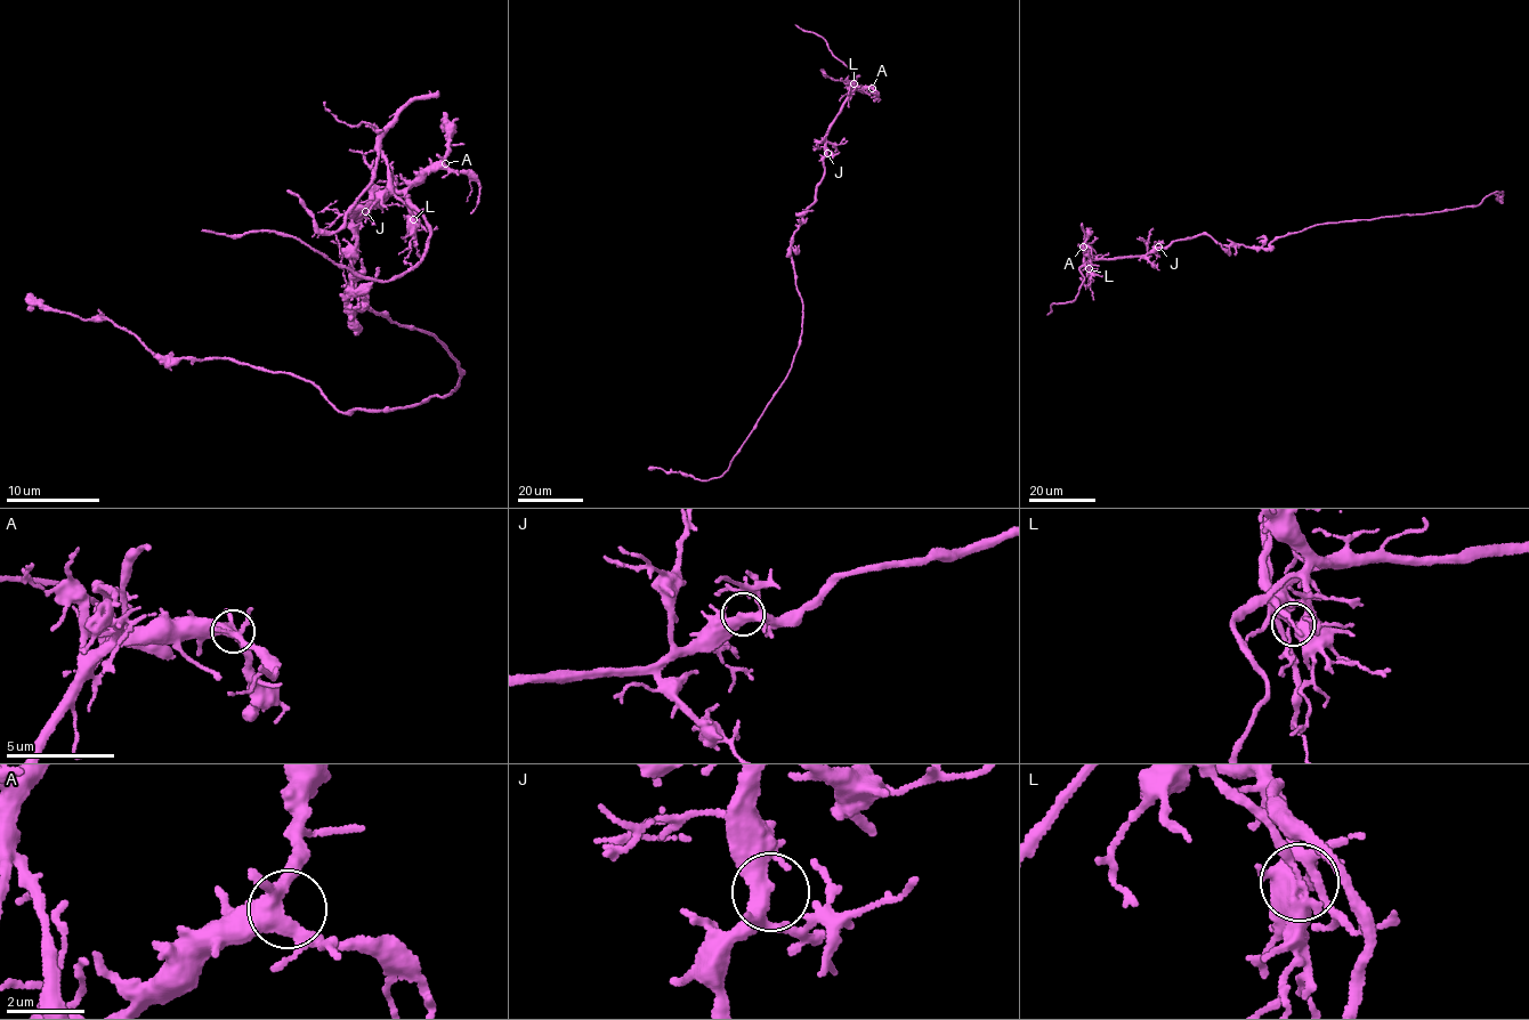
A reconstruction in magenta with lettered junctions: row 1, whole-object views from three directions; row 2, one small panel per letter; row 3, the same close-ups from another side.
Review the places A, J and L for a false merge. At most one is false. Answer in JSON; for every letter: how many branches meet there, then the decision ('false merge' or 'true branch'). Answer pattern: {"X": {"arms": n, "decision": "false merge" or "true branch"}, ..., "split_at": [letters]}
{"A": {"arms": 4, "decision": "true branch"}, "J": {"arms": 4, "decision": "true branch"}, "L": {"arms": 4, "decision": "false merge"}, "split_at": ["L"]}

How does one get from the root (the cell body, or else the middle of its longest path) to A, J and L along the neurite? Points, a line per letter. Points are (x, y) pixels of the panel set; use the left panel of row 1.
A: (377, 314), (362, 307), (355, 325), (344, 304), (353, 211), (366, 213), (352, 210), (445, 163)
J: (377, 314), (362, 307), (355, 325), (344, 304), (358, 224), (353, 211), (365, 211)
L: (377, 314), (362, 307), (355, 325), (344, 304), (353, 211), (366, 213), (352, 210), (396, 189), (413, 219)

